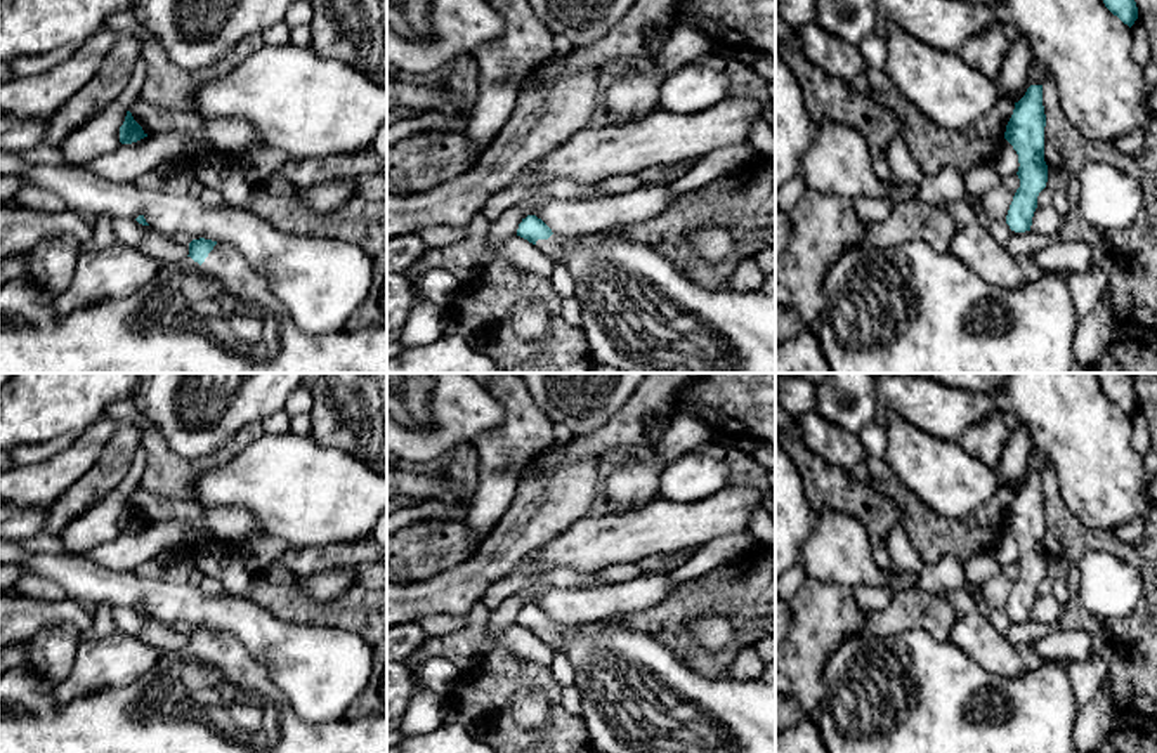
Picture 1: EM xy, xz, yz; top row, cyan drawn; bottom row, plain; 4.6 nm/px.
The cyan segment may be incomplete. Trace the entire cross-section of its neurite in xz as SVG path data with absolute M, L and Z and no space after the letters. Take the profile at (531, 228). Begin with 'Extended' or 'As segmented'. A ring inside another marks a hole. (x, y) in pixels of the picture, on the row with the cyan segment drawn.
Extended. M536 215L522 219L517 236L536 245L548 255L555 265L562 265L574 279L574 295L581 304L581 330L588 338L590 357L593 363L602 363L621 370L623 373L775 373L775 291L765 295L762 291L735 291L729 288L709 290L692 283L670 259L656 248L628 241L621 234L607 231L605 234L583 234L578 238L557 236Z

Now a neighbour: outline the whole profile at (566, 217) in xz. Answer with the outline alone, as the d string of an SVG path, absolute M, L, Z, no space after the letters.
M668 184L642 186L637 191L597 200L550 198L534 215L541 219L553 234L578 238L598 234L616 226L644 222L661 215L680 196Z

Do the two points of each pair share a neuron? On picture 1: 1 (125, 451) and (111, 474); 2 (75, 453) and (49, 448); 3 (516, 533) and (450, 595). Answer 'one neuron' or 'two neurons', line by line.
1: one neuron
2: two neurons
3: one neuron

